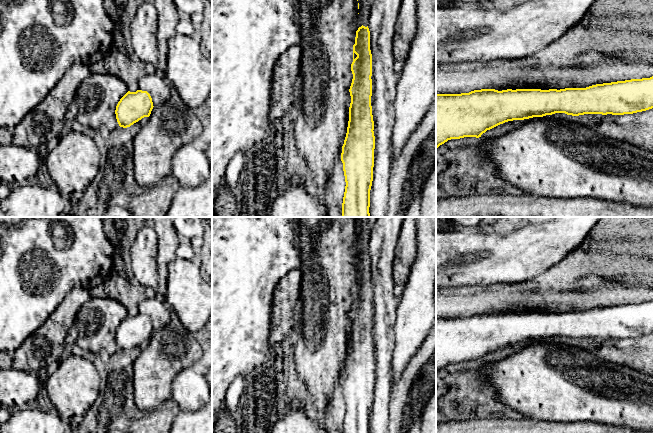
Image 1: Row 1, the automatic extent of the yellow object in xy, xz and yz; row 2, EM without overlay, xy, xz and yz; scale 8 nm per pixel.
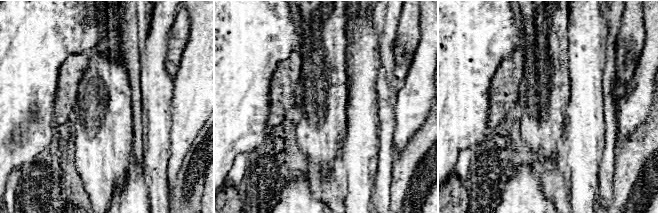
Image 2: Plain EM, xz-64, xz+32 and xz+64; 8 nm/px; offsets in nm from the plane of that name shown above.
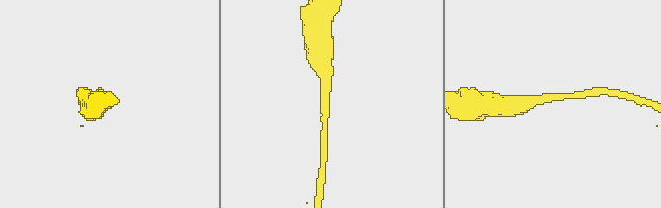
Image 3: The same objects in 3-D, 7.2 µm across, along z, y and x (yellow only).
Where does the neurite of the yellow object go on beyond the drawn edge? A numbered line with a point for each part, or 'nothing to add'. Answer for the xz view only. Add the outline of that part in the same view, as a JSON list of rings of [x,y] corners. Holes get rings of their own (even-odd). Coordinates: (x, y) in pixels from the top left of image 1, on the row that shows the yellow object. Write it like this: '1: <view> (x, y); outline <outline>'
nothing to add

